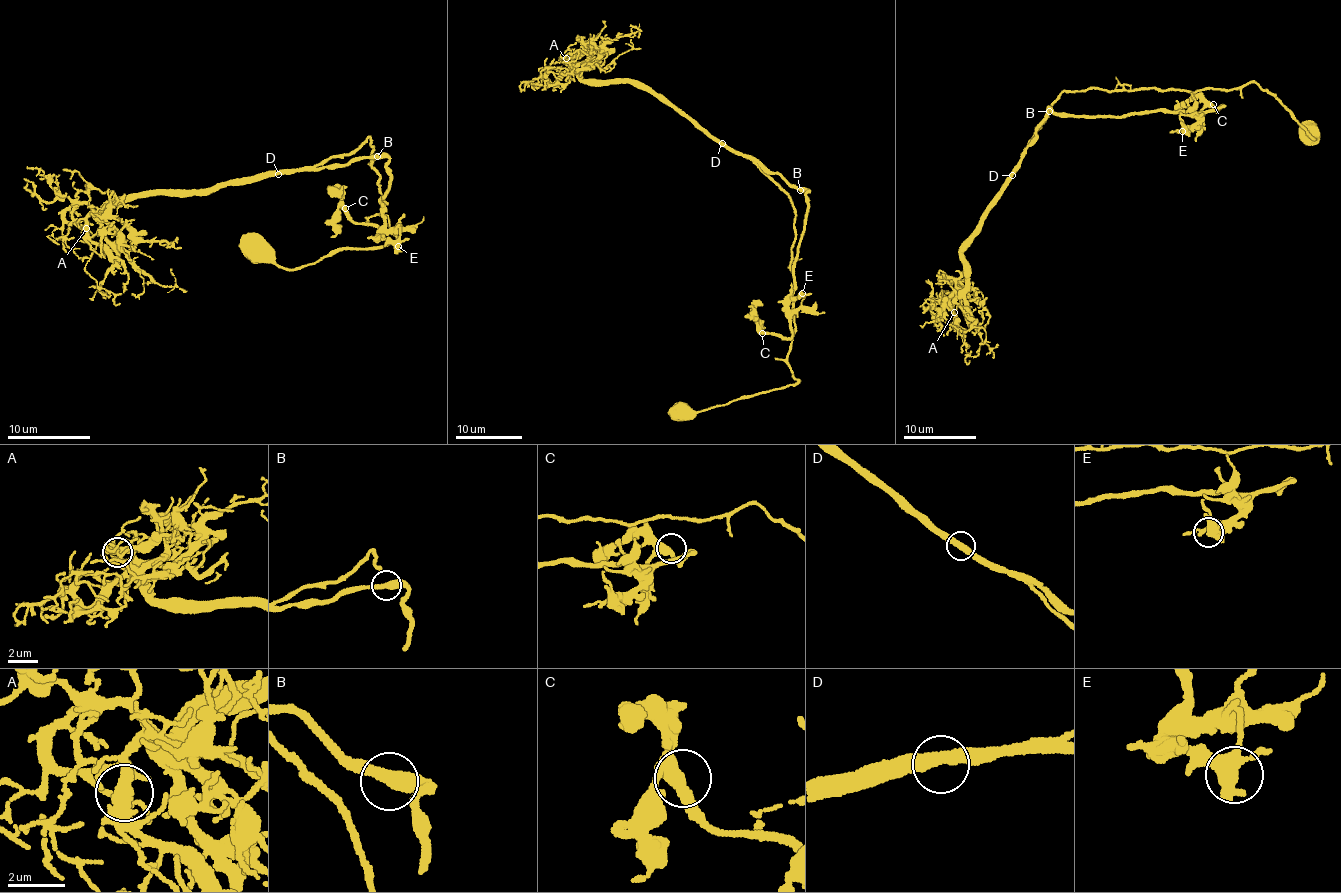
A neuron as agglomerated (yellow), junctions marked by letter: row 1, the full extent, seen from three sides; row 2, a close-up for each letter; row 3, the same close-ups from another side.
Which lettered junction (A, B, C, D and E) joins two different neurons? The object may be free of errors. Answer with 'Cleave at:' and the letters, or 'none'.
Cleave at: none

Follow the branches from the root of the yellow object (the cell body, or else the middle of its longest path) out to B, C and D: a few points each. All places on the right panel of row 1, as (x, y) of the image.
B: (1308, 133), (1281, 100), (1255, 82), (1193, 93), (1153, 88), (1064, 90), (1028, 146), (1049, 111)
C: (1308, 133), (1255, 82), (1088, 88), (1064, 90), (1027, 145), (1048, 110), (1223, 108), (1213, 104)
D: (1308, 133), (1281, 100), (1255, 82), (1193, 93), (1153, 88), (1064, 90), (1012, 175)

